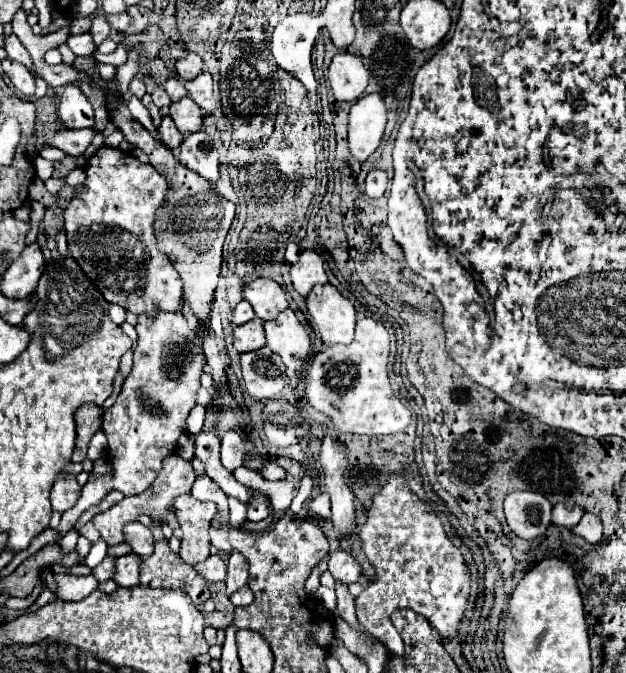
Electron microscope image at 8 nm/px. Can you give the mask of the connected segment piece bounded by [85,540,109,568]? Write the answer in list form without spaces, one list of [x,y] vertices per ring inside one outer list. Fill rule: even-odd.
[[[103,540],[95,542],[95,544],[93,544],[93,548],[91,548],[91,552],[89,552],[89,554],[87,554],[87,558],[85,558],[85,564],[87,564],[89,568],[97,566],[97,564],[107,556],[107,550],[109,550],[109,546],[107,546]]]

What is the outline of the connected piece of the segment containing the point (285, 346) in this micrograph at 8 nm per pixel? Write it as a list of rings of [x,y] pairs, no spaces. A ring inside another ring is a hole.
[[[287,308],[275,320],[265,322],[267,346],[277,352],[289,372],[301,372],[311,354],[311,338],[295,312]]]

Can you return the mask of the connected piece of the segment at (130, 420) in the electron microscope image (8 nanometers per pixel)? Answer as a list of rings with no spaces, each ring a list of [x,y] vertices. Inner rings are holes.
[[[157,306],[155,314],[139,314],[137,320],[137,348],[133,356],[133,368],[123,382],[117,402],[103,416],[103,432],[109,440],[109,462],[113,472],[105,476],[89,476],[83,486],[79,502],[67,510],[61,518],[59,530],[65,534],[91,506],[103,502],[111,490],[119,490],[127,496],[141,494],[157,478],[163,460],[177,450],[177,442],[187,432],[187,416],[197,404],[199,378],[207,358],[197,348],[197,334],[189,328],[179,310],[167,312]]]

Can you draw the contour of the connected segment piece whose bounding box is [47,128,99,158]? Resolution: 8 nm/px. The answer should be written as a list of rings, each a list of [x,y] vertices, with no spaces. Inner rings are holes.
[[[85,128],[85,130],[61,130],[61,132],[53,134],[53,136],[49,136],[47,144],[65,150],[67,156],[77,158],[77,156],[81,156],[81,154],[87,150],[87,146],[91,144],[91,140],[93,140],[95,134],[99,134],[99,130],[95,130],[95,128]]]

